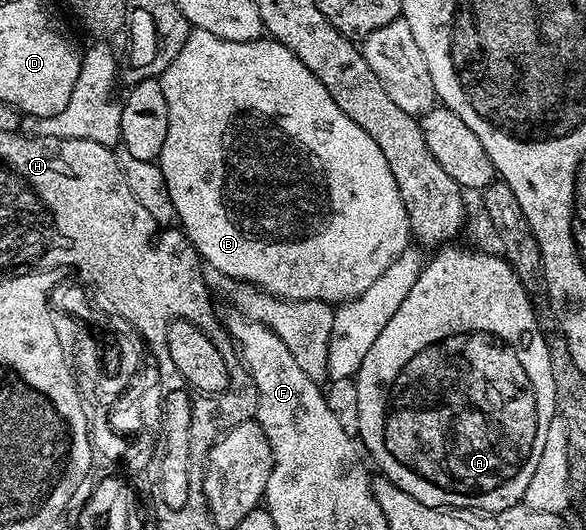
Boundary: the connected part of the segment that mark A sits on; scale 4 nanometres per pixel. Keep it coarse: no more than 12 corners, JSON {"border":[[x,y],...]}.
{"border":[[436,249],[357,375],[423,506],[516,508],[557,416],[504,255]]}

